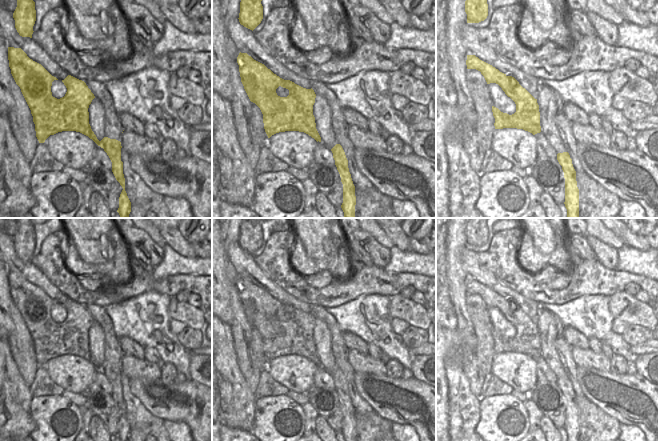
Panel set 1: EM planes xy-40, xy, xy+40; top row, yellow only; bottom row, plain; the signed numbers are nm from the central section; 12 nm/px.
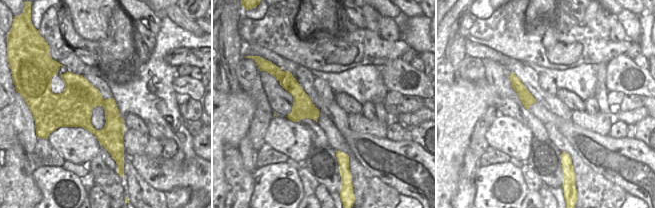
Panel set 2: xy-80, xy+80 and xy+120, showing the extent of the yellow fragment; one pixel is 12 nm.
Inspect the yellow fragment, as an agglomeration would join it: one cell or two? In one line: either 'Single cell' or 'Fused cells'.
Fused cells

